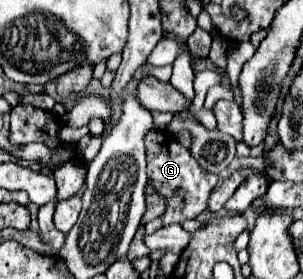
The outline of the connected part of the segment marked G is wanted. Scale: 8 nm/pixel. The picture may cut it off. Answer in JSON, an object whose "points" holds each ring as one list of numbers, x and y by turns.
{"points":[[153,131,145,137,145,149,147,149,147,177,149,185,159,189,167,197,167,209,163,217,153,219,145,225,147,233,155,233,157,229,171,225,171,223,183,223,189,219,195,219,201,211,207,209,207,197,211,195,213,187,217,185,219,177,215,173,205,171,197,165,195,157,189,149,185,149,177,139,173,139,165,131]]}

